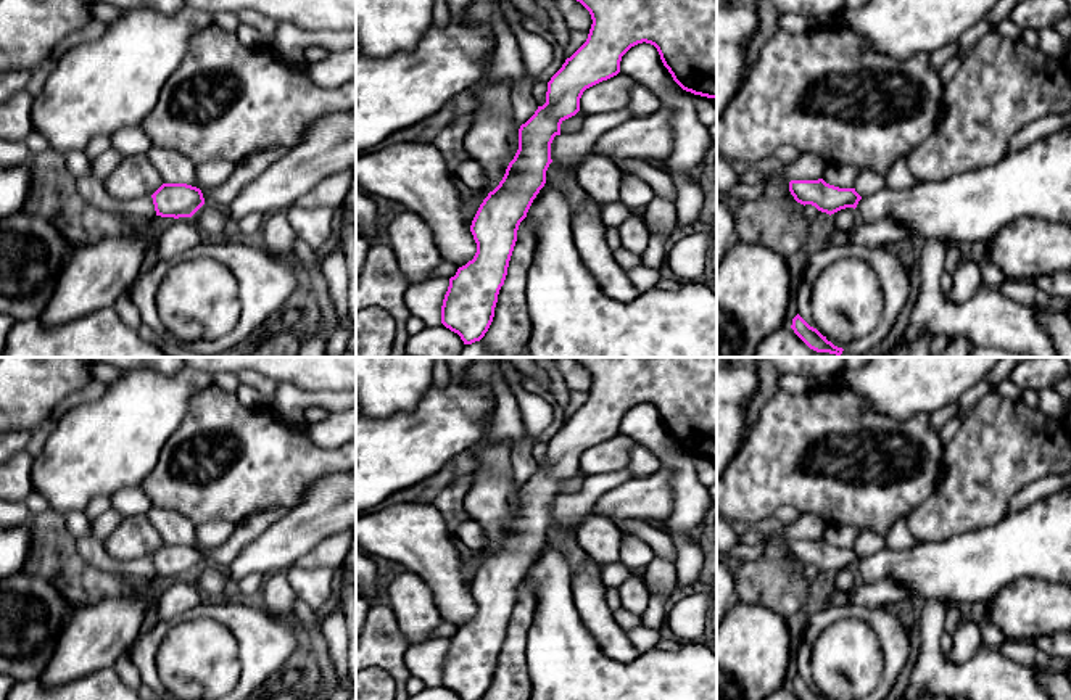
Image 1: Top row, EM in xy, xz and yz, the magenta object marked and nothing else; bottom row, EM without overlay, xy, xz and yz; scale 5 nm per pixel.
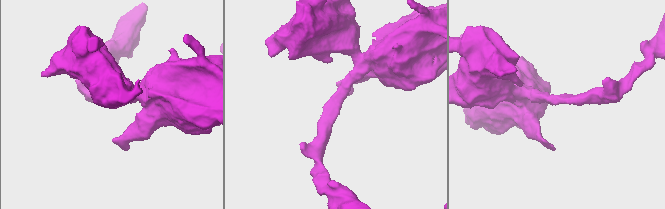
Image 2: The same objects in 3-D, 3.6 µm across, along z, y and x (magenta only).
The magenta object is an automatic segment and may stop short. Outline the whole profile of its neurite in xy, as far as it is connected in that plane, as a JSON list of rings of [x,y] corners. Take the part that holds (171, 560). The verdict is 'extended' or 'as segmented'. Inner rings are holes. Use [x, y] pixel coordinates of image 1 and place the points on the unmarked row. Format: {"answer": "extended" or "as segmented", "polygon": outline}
{"answer": "as segmented", "polygon": [[[163,544],[153,555],[156,576],[161,578],[192,578],[203,565],[200,549],[187,544]]]}

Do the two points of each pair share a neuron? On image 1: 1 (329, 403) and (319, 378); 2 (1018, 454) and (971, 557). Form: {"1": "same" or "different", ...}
{"1": "different", "2": "different"}

